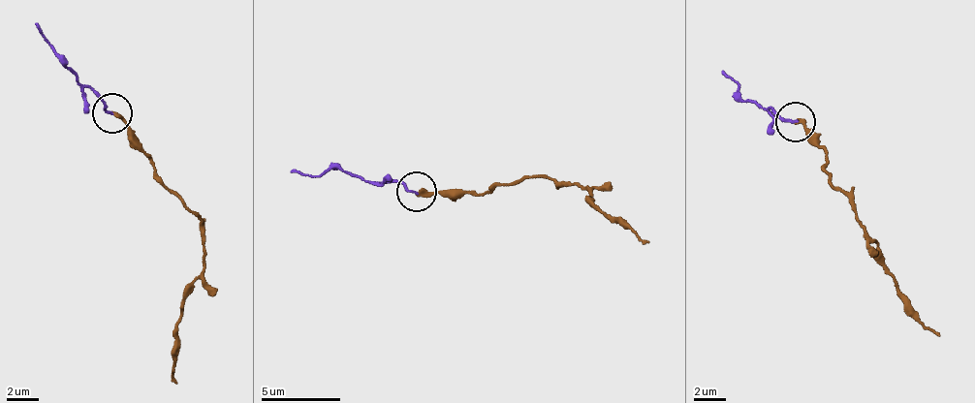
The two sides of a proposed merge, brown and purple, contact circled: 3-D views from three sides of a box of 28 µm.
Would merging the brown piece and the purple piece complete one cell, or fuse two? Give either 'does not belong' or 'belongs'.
belongs

